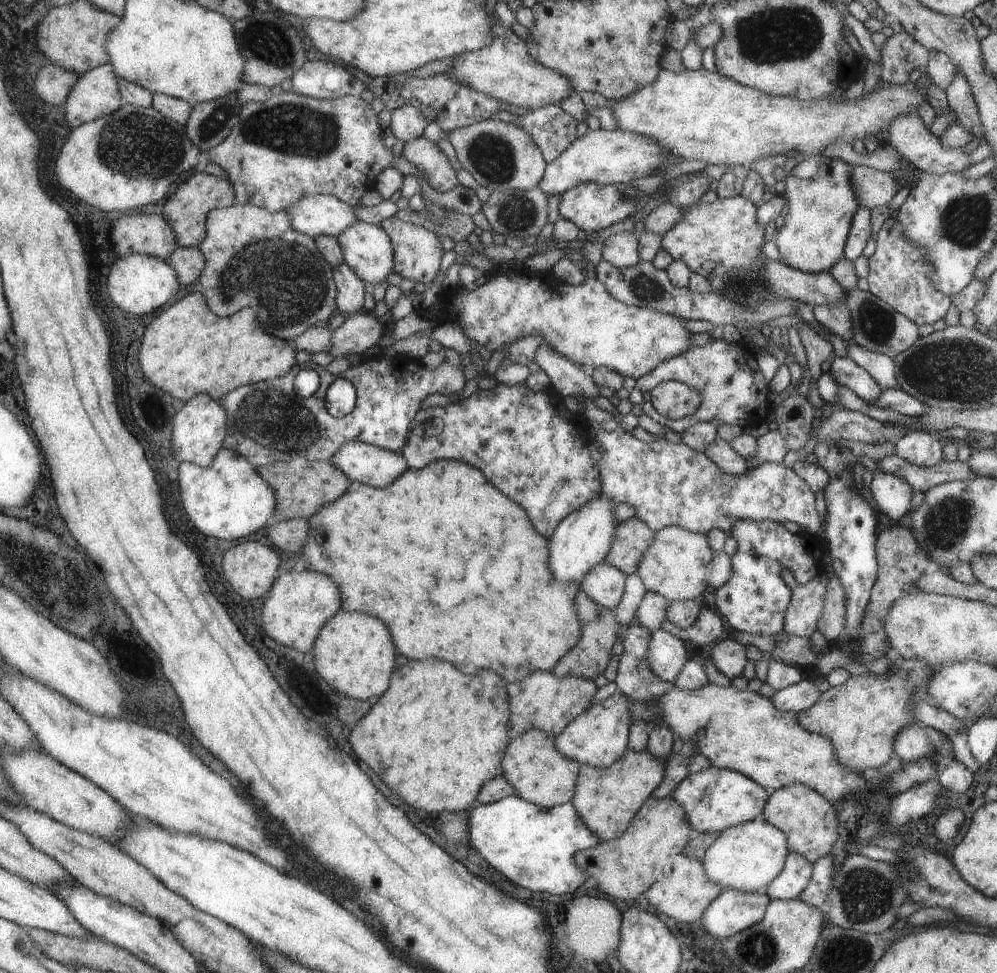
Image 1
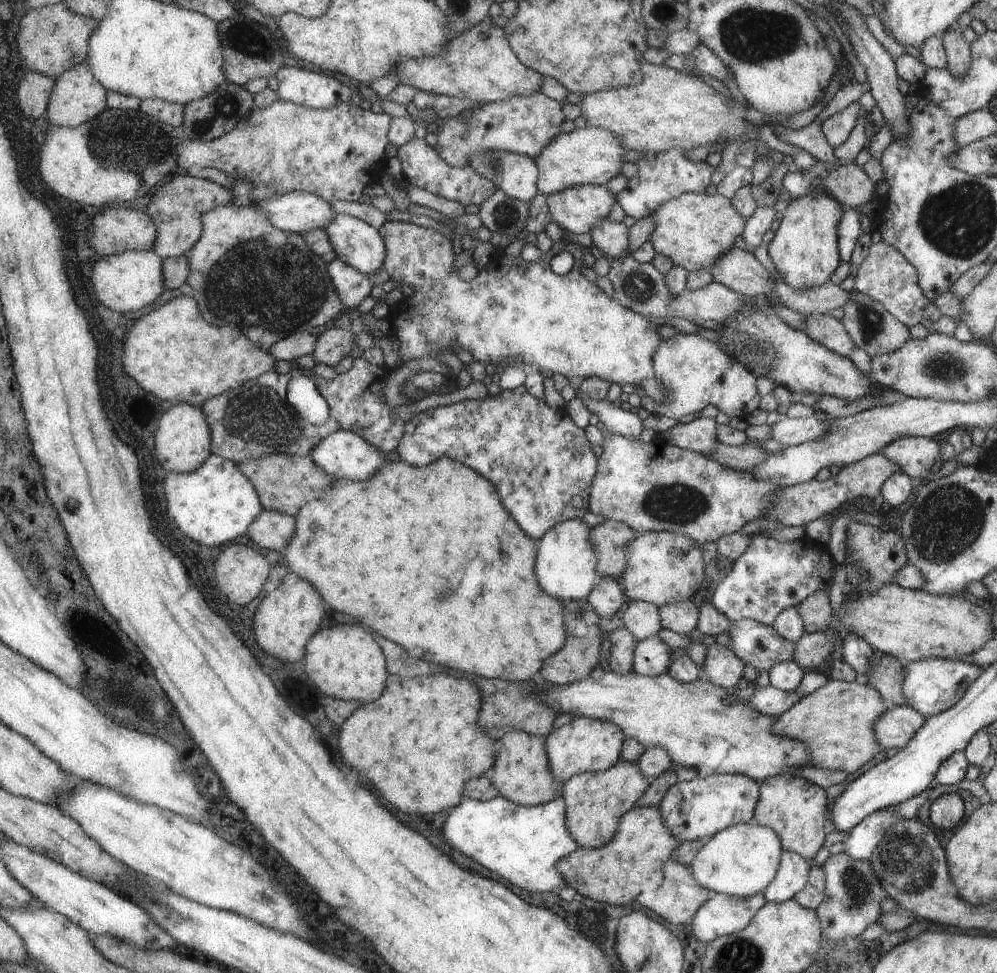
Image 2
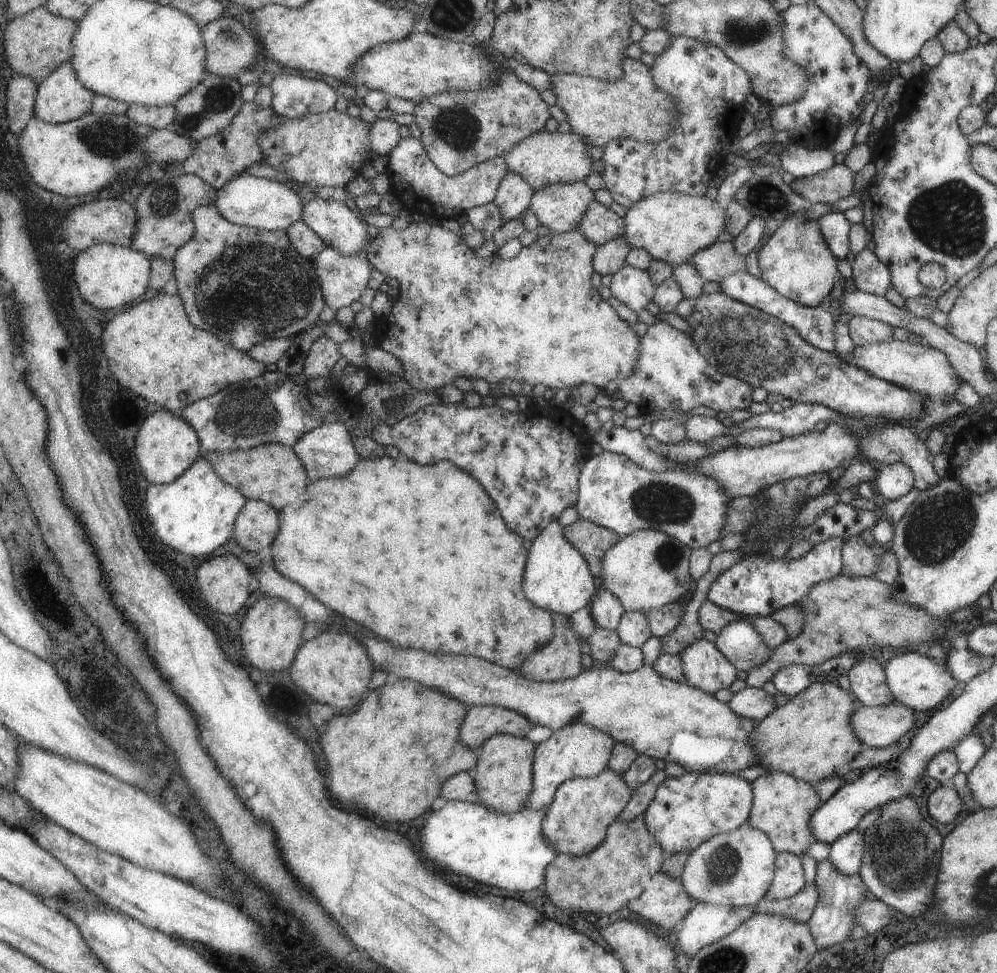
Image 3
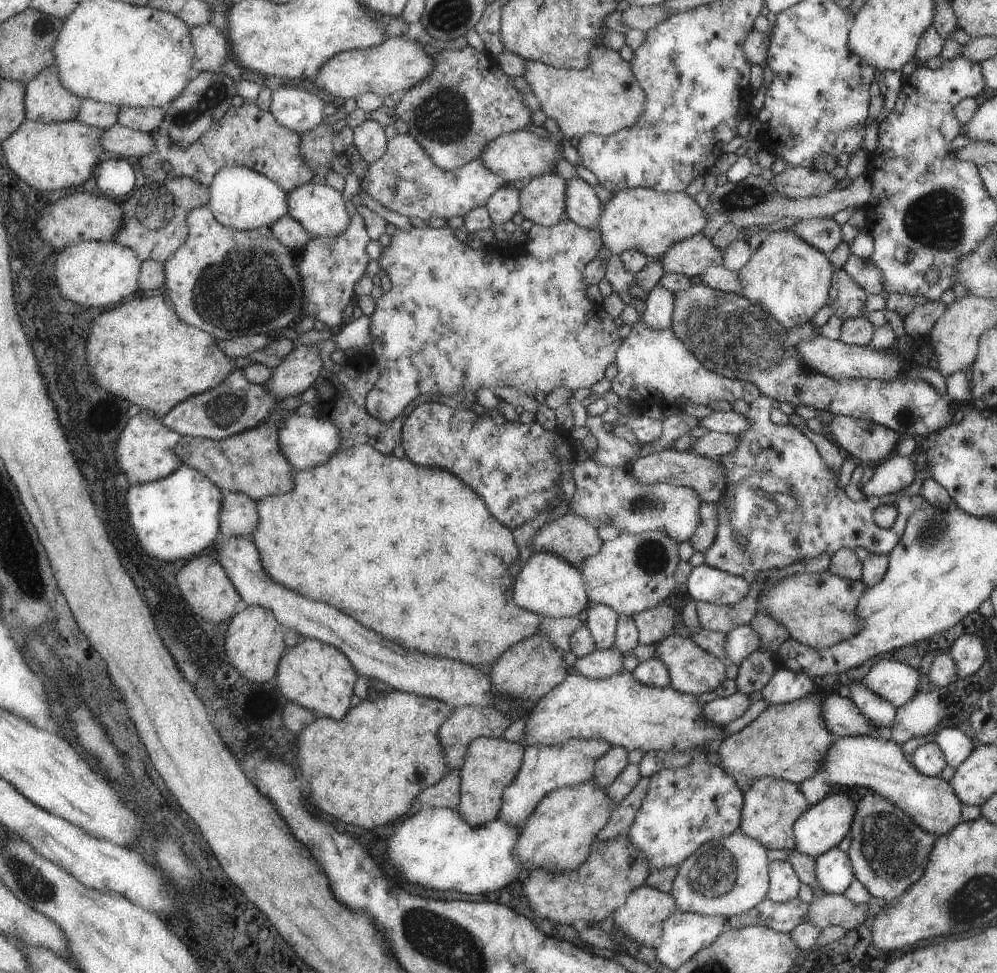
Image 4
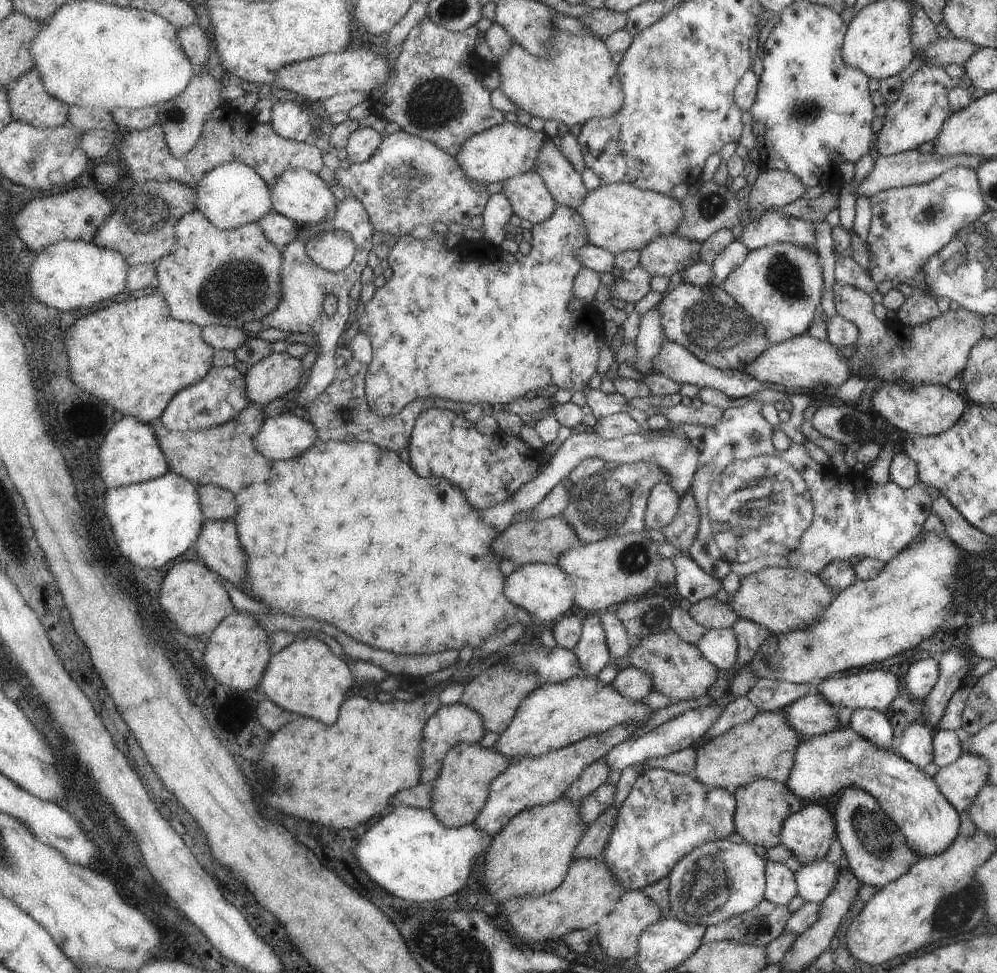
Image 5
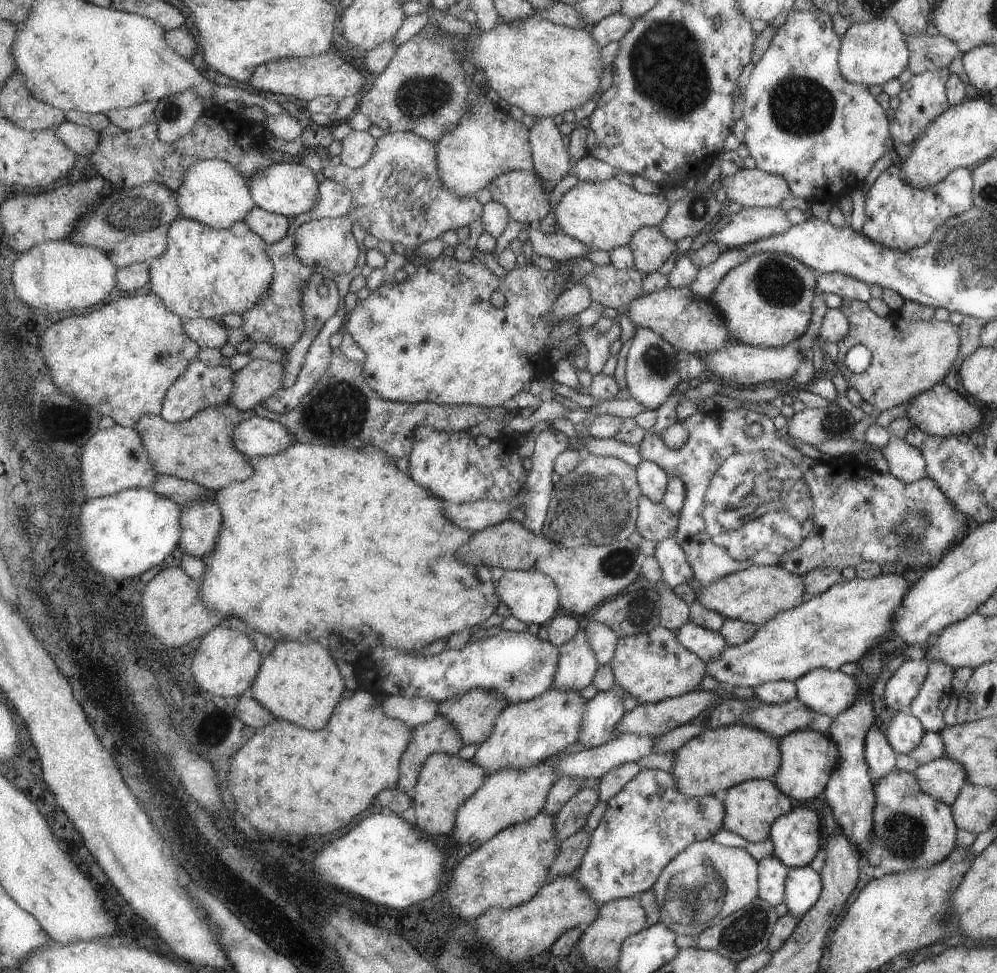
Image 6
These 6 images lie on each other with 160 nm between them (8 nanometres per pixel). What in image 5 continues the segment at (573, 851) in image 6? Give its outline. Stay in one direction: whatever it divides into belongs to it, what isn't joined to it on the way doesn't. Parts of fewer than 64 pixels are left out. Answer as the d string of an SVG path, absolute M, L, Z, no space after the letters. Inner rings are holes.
M611 805L585 827L584 836L581 836L580 843L576 845L572 859L601 859L603 846L607 844L607 838L609 838L611 830L613 830L613 824L615 824L617 810L619 810L619 806Z

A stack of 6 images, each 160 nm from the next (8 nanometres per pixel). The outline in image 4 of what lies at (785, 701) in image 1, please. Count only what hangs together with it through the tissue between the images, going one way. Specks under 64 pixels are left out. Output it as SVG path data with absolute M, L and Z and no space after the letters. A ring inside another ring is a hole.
M735 692L727 698L717 697L701 708L701 720L705 720L705 724L713 724L721 728L739 718L747 707L752 704L749 698L741 692Z

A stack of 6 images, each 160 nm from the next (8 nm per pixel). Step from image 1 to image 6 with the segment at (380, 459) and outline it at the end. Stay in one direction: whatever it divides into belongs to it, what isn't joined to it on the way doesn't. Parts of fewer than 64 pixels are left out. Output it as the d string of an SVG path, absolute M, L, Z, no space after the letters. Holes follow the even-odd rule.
M254 417L241 422L233 432L233 444L247 458L279 454L287 450L296 438L283 424Z

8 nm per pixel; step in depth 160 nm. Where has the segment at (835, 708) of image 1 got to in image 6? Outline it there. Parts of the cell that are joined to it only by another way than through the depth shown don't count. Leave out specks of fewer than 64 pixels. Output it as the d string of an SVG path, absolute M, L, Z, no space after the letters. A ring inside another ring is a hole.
M751 726L715 727L687 740L675 754L670 768L676 788L687 797L719 795L741 781L771 779L780 768L779 740Z

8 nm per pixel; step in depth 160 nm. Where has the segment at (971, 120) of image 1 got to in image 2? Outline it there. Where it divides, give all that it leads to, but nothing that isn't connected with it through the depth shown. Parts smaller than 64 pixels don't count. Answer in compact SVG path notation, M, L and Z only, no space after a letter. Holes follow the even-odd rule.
M955 25L949 27L939 38L943 42L944 52L947 54L947 70L955 78L965 76L965 70L969 67L970 62L970 49L959 28Z

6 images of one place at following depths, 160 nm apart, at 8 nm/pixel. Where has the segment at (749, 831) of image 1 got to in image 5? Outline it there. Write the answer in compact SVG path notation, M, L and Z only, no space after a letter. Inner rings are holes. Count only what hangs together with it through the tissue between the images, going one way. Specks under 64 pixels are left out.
M727 838L708 841L693 848L686 856L677 860L675 867L668 873L669 880L669 910L670 916L675 920L684 921L685 924L710 926L729 919L734 915L752 910L763 900L765 876L763 876L763 860L755 854L753 846L747 843L733 844Z

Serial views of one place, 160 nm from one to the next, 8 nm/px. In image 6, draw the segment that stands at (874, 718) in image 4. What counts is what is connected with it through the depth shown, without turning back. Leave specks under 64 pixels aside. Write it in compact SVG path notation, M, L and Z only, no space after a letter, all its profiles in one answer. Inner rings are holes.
M876 725L869 728L868 736L865 739L864 746L865 761L868 766L868 773L871 774L872 784L885 774L889 774L895 767L896 754L891 750L891 746L885 740L882 732Z

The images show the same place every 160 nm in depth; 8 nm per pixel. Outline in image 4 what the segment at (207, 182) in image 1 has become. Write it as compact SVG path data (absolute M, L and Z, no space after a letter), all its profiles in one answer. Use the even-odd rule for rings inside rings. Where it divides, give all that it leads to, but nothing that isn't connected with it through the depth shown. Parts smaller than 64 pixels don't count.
M176 177L166 182L146 182L139 190L135 190L133 198L123 204L124 227L117 232L114 240L127 248L131 248L141 261L157 260L167 263L173 254L183 247L189 237L189 212L195 208L208 205L209 187L189 177Z

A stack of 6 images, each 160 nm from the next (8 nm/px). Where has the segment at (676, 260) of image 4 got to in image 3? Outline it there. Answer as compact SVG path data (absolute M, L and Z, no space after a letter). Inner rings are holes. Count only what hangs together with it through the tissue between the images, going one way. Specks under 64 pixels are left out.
M717 241L697 251L689 264L697 269L704 281L717 283L730 274L746 272L745 257L736 252L731 241Z

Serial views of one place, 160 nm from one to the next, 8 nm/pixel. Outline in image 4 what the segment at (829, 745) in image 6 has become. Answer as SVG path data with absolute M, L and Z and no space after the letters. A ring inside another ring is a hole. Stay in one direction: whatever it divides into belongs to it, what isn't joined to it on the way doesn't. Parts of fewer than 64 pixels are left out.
M856 735L837 737L832 747L825 752L824 759L821 760L820 768L813 772L809 779L799 782L799 790L807 798L809 805L816 804L827 797L829 789L833 786L839 788L866 788L868 792L881 796L883 800L891 802L893 806L901 810L909 818L915 822L917 828L923 829L929 834L935 836L947 835L952 828L955 828L959 822L959 808L961 808L960 798L953 792L952 786L938 777L927 777L917 772L911 762L904 758L901 748L891 742L891 740L883 740L880 737Z

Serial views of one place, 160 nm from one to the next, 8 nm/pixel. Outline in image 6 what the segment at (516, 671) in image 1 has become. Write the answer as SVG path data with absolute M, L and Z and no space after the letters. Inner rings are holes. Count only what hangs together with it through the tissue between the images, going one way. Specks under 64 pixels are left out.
M294 443L279 456L249 457L249 464L256 472L248 480L224 487L215 496L216 502L221 504L223 510L223 524L221 535L217 540L217 547L212 554L205 556L205 572L201 579L201 600L209 610L229 614L246 624L249 631L263 632L265 636L271 634L275 638L297 638L303 644L319 638L327 638L331 634L339 634L355 644L367 646L369 650L375 646L387 649L405 648L406 650L421 650L435 640L448 639L449 636L465 630L474 630L483 624L489 616L497 612L501 606L498 587L491 574L489 566L473 566L463 564L457 560L457 548L467 544L473 538L474 532L457 528L445 516L445 506L448 502L433 496L429 488L417 484L410 474L405 474L397 468L395 459L391 454L376 448L374 445L350 448L343 446L317 446L315 444Z

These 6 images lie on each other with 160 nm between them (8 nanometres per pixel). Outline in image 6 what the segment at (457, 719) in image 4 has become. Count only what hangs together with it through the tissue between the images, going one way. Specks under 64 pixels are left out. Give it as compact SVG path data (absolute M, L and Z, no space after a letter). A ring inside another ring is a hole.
M437 716L431 722L413 728L413 739L401 758L400 780L397 789L412 795L423 770L425 760L434 753L459 754L466 746L457 732L457 728L443 716Z

